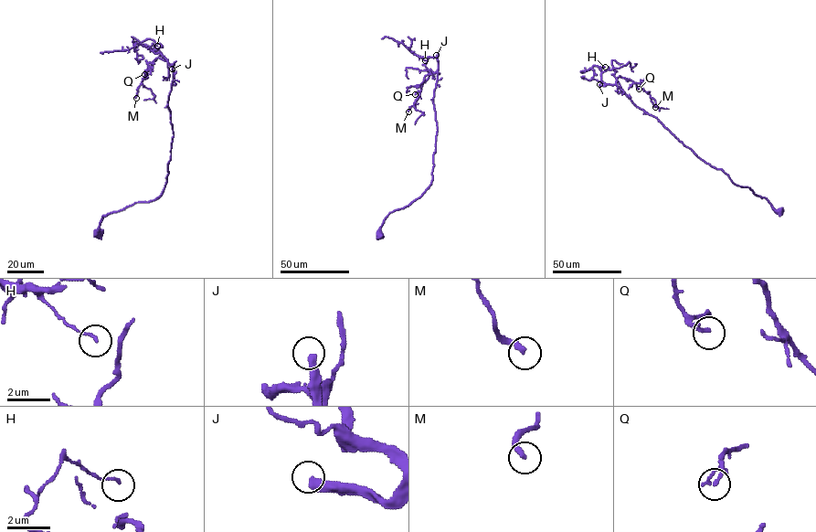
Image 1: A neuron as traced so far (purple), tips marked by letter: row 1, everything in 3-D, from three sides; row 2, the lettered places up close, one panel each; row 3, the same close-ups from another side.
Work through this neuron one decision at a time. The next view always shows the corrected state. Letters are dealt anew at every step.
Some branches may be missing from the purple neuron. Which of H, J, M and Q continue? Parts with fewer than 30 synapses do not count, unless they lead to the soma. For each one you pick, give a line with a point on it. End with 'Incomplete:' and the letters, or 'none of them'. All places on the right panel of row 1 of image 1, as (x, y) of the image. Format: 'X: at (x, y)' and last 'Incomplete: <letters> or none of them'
J: at (599, 84)
Incomplete: J

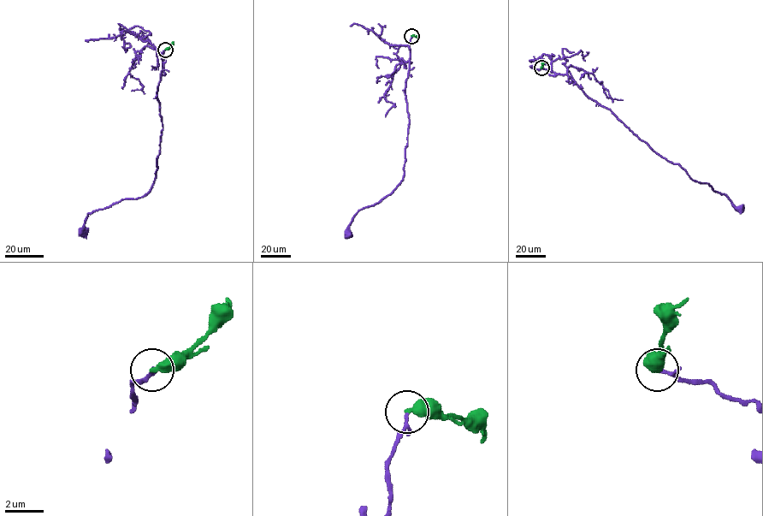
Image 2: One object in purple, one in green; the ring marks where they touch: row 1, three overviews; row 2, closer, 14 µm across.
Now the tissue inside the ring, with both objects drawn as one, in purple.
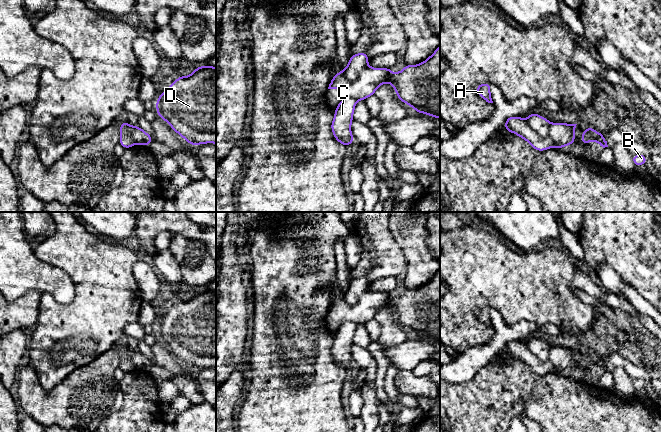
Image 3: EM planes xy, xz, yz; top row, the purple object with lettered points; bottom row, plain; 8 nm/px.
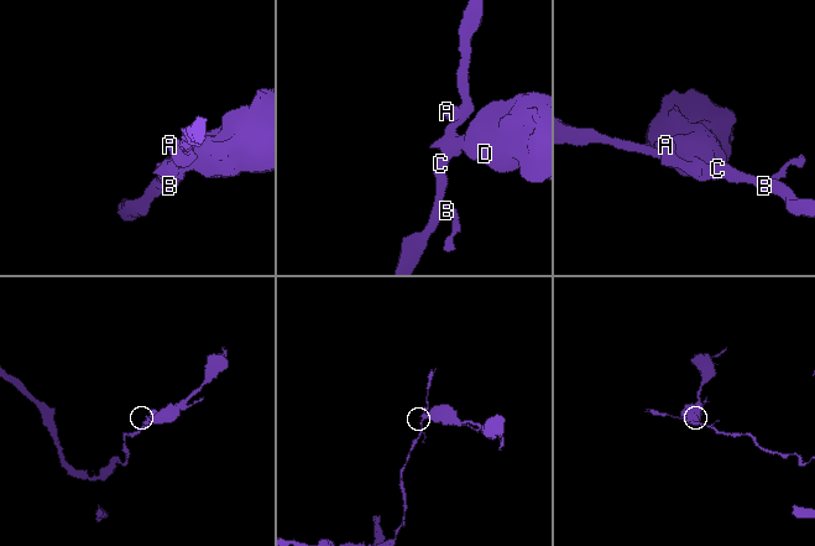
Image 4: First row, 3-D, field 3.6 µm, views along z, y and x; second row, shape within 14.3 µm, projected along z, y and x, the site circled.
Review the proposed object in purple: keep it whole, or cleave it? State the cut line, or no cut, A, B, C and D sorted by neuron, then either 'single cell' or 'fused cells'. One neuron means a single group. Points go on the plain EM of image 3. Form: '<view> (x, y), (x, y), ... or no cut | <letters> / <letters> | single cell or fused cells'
xz (367, 290), (353, 304), (348, 304), (341, 296) | A B C / D | fused cells

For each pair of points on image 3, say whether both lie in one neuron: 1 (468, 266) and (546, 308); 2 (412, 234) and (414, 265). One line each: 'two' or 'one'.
1: one
2: one

